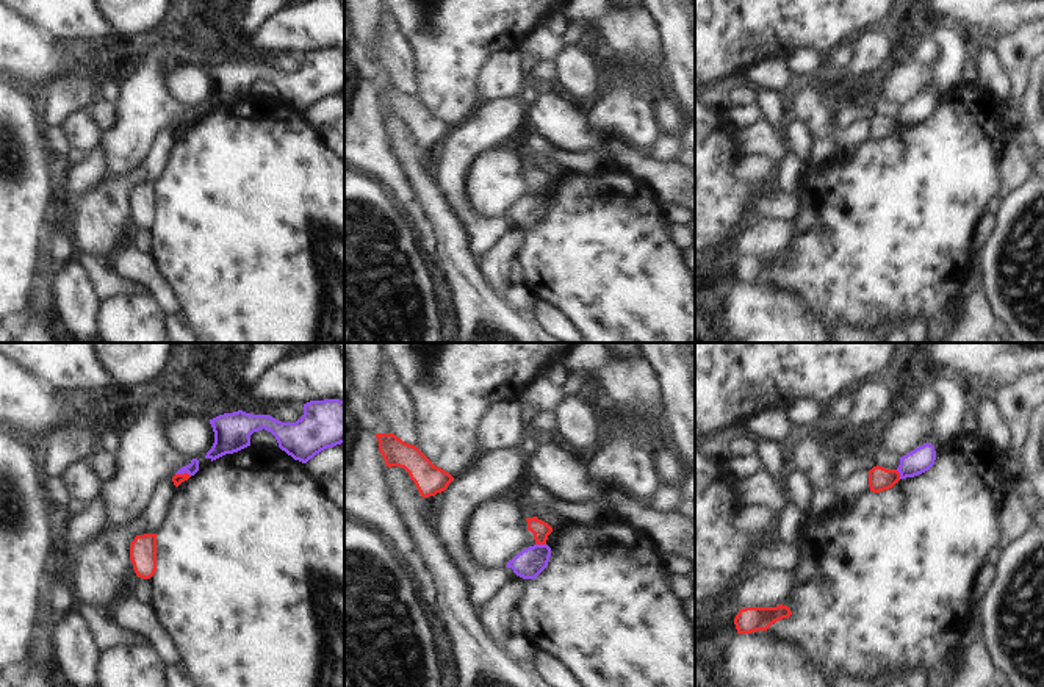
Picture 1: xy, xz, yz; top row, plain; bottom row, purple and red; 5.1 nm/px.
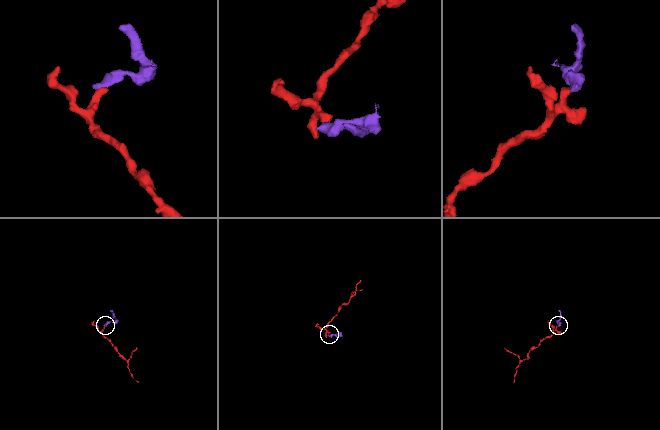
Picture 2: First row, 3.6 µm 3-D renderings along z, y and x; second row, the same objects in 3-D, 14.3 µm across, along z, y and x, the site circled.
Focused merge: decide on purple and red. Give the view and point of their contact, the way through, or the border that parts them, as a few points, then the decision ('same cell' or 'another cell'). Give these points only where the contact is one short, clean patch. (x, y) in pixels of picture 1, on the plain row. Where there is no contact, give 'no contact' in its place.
xy (183, 122) | along xy (176, 122), (187, 122), (190, 125) | another cell

